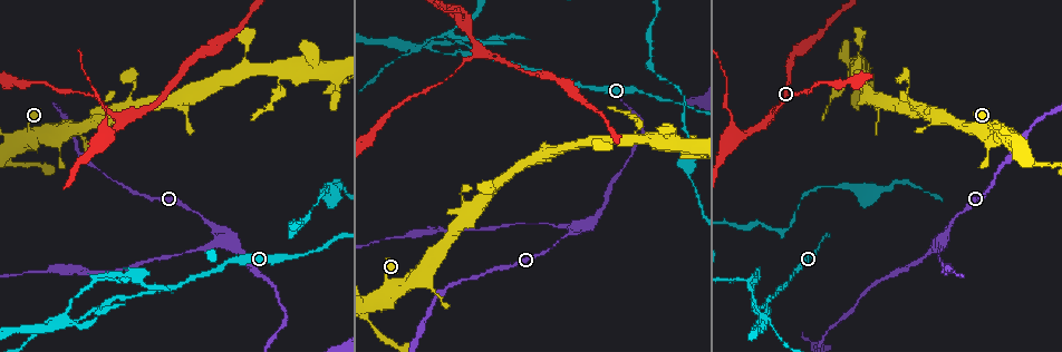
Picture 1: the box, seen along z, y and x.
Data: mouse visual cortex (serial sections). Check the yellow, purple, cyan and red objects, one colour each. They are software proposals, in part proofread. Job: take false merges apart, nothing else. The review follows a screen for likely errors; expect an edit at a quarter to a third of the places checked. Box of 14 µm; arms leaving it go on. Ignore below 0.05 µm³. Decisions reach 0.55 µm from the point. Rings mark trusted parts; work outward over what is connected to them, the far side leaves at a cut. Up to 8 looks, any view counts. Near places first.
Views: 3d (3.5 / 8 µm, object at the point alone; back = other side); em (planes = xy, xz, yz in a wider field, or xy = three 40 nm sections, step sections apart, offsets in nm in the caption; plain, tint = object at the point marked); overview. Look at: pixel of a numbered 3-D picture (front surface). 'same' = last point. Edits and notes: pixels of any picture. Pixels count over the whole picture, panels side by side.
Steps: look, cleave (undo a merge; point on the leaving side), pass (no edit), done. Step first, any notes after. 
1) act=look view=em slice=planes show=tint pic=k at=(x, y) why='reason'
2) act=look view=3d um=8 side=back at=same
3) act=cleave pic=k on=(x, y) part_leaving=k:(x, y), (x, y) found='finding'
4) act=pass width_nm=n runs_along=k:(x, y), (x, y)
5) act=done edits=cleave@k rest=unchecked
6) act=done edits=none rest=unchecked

act=look view=3d um=3.5 pic=1 at=(757, 320) why='abrupt turn'

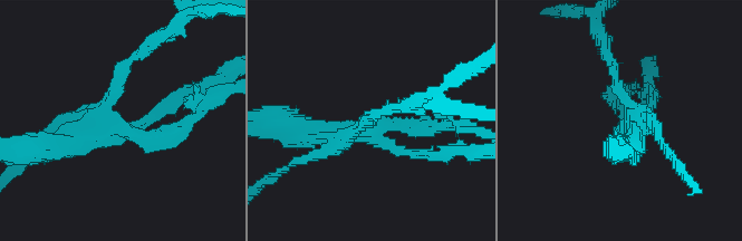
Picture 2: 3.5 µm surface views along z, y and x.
act=look view=em slice=xy step=3 show=tint pic=2 at=(360, 131)

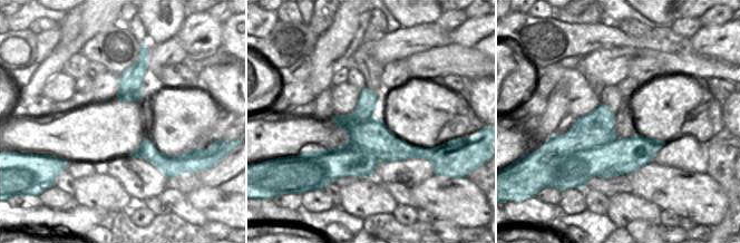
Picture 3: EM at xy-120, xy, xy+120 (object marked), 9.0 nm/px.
act=cleave pic=2 on=(166, 143) found='a second cell is stuck on'

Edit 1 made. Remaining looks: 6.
act=look view=overview why='redraw'

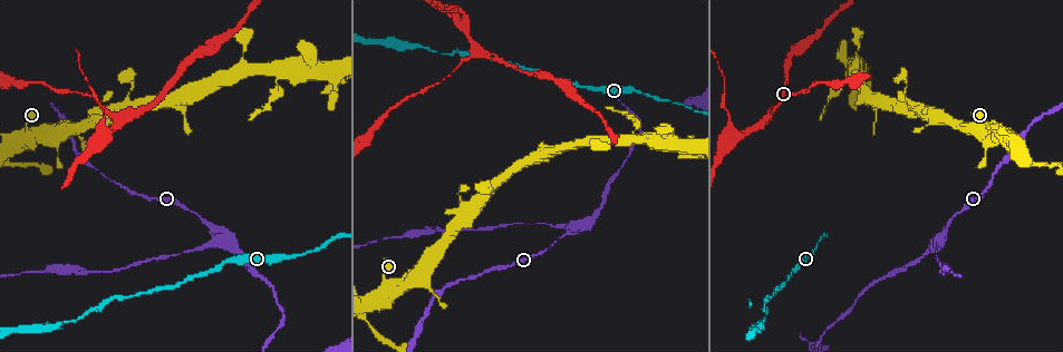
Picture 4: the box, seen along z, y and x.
act=look view=3d um=3.5 pic=4 at=(481, 52) why='three-way junction'

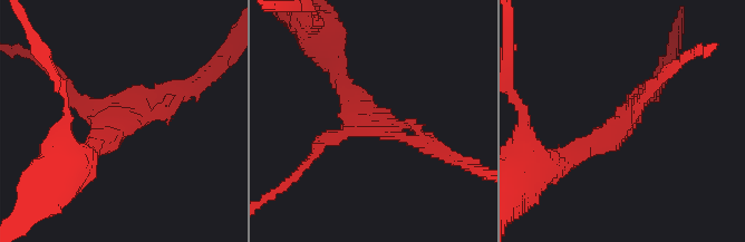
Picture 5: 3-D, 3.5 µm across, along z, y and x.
act=pass arms=3 runs_along=5:(435, 151), (374, 125), (339, 76) found='all the same cell'

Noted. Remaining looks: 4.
act=look view=3d um=3.5 pic=4 at=(274, 72)

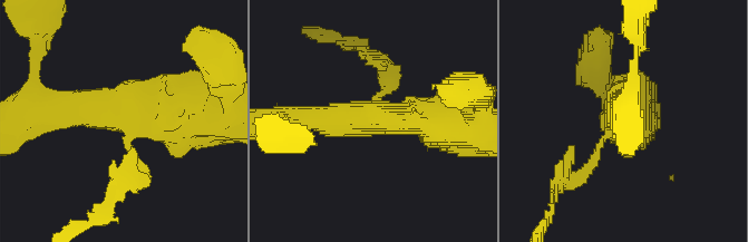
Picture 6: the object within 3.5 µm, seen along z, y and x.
act=look view=em slice=planes show=tint pic=6 at=(129, 112) arms=3 arm_widths_nm=100,350,500

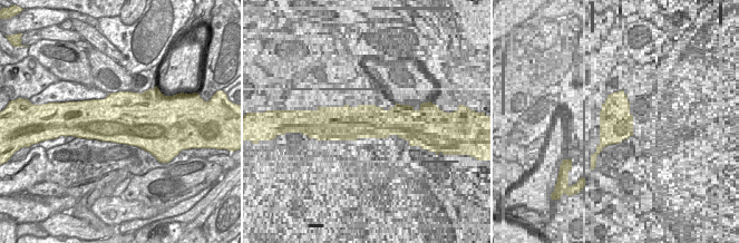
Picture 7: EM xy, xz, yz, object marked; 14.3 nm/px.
act=cleave pic=6 on=(130, 157) part_leaving=6:(127, 143), (137, 177), (96, 215) found='two cells meet here'

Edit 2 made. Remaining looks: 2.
act=done edits=cleave@2,cleave@6 rest=unchecked

